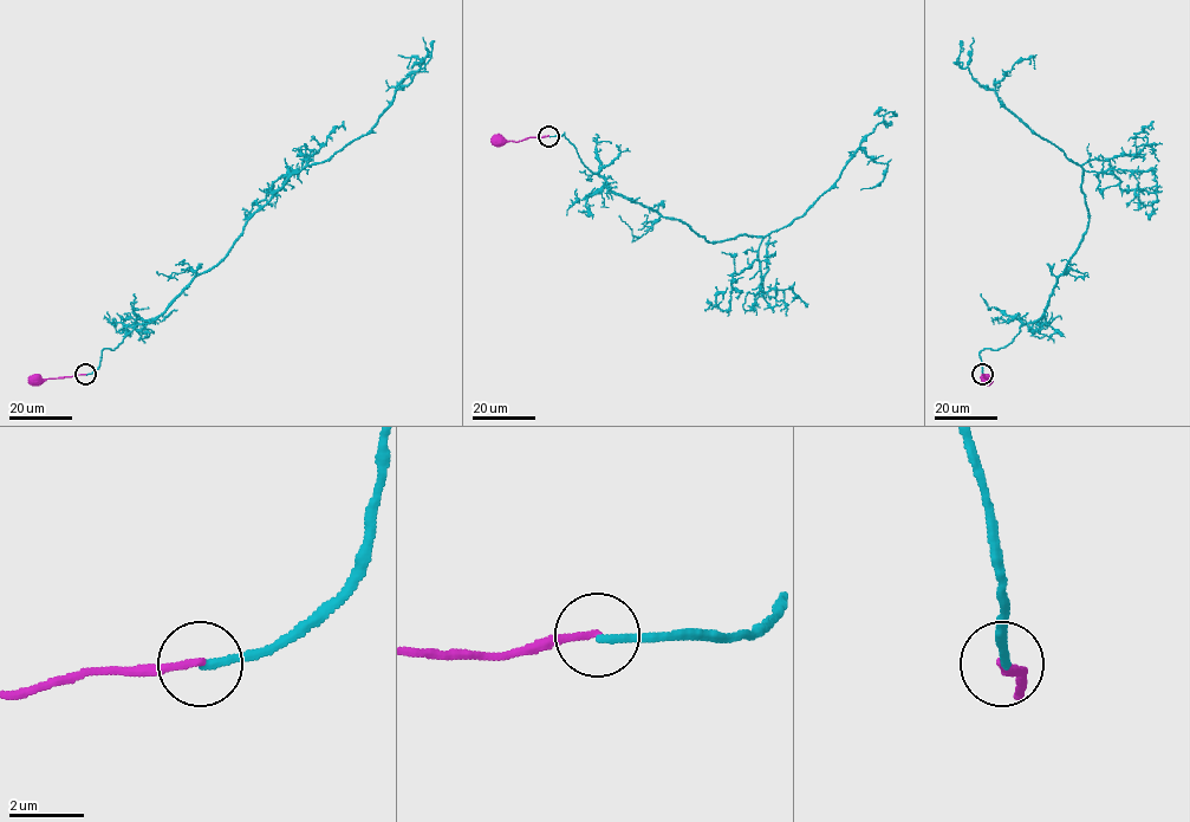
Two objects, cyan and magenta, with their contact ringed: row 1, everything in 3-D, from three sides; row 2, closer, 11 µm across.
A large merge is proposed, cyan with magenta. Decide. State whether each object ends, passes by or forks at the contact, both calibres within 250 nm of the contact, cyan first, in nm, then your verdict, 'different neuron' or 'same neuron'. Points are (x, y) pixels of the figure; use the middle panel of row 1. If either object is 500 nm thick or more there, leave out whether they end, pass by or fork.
cyan ends | magenta ends | 220/190 nm | different neuron

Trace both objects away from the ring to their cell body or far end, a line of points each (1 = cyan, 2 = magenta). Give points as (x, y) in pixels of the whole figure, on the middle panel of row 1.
1: (548, 136), (564, 133), (611, 189), (710, 241), (791, 224), (860, 149), (888, 166), (860, 189)
2: (548, 136), (518, 141), (498, 140)

